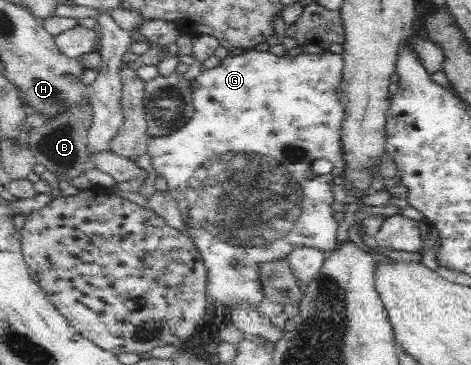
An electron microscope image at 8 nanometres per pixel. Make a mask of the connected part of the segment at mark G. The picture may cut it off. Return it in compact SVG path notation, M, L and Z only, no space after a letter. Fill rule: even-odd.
M255 49L243 53L243 55L227 56L221 60L219 66L204 70L199 77L190 83L192 87L192 104L194 114L191 119L173 133L163 137L152 137L148 139L147 151L149 161L155 169L157 176L161 175L169 187L168 193L177 201L179 211L187 230L187 234L198 247L202 255L202 261L207 268L208 283L207 293L221 302L225 307L231 309L233 305L249 303L255 307L264 299L262 293L259 267L261 263L275 261L288 257L295 247L314 247L324 253L335 249L337 244L337 229L339 223L333 218L331 205L335 202L333 196L333 180L342 177L346 171L345 149L341 146L341 123L345 117L345 105L341 102L339 87L341 86L342 69L344 61L341 54L335 54L327 50L321 55L309 55L301 53L295 59L287 59L285 63L285 75L269 75L269 55L265 51ZM317 159L326 159L333 164L333 170L328 175L314 175L310 166Z

